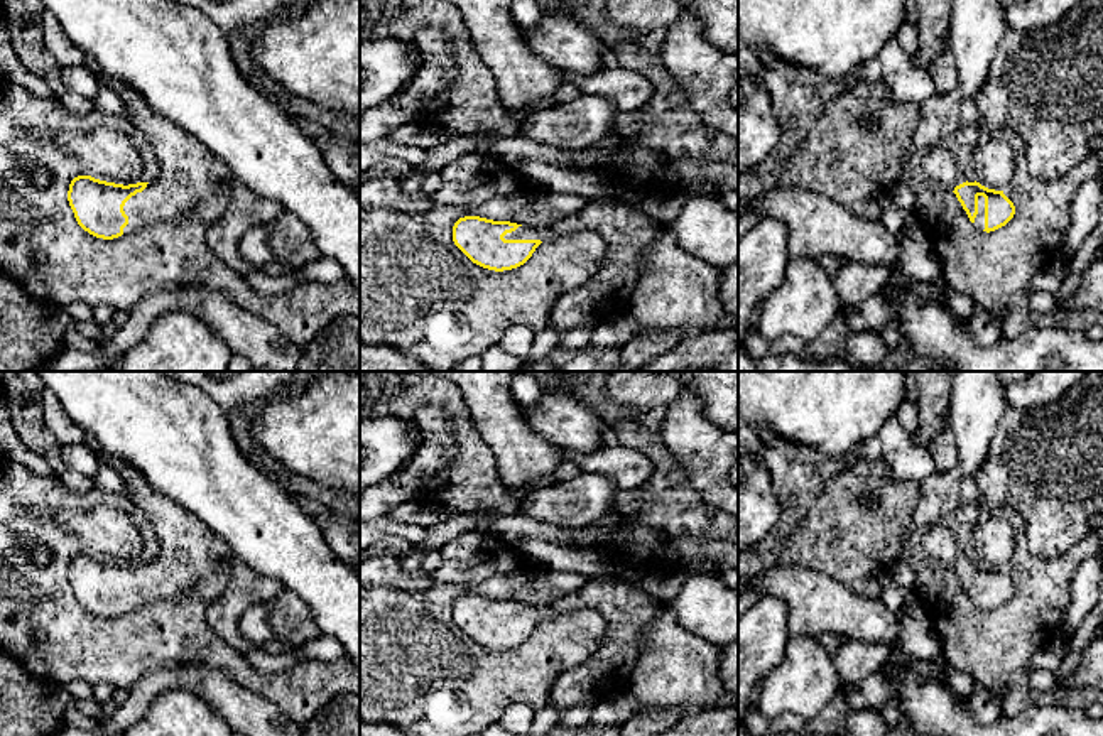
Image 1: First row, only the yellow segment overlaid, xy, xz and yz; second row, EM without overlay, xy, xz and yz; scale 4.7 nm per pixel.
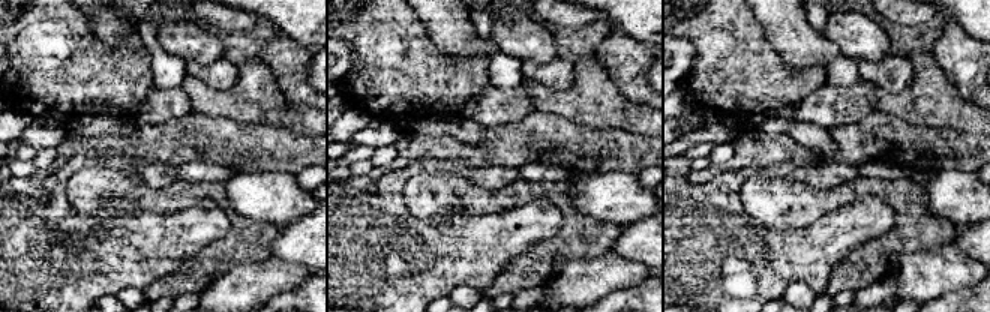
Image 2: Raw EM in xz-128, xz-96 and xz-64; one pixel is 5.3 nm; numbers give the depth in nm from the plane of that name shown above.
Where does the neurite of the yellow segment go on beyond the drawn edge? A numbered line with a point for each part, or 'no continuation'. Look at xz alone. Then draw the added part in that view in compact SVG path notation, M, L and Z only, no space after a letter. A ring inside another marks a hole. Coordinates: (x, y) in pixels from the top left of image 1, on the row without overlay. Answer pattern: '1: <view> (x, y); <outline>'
1: xz (625, 608); M596 577L547 606L519 604L503 616L547 620L579 609L598 611L606 621L608 635L605 645L588 662L556 682L549 704L561 712L573 706L598 704L627 689L642 652L640 633L659 613L660 601L623 579Z

